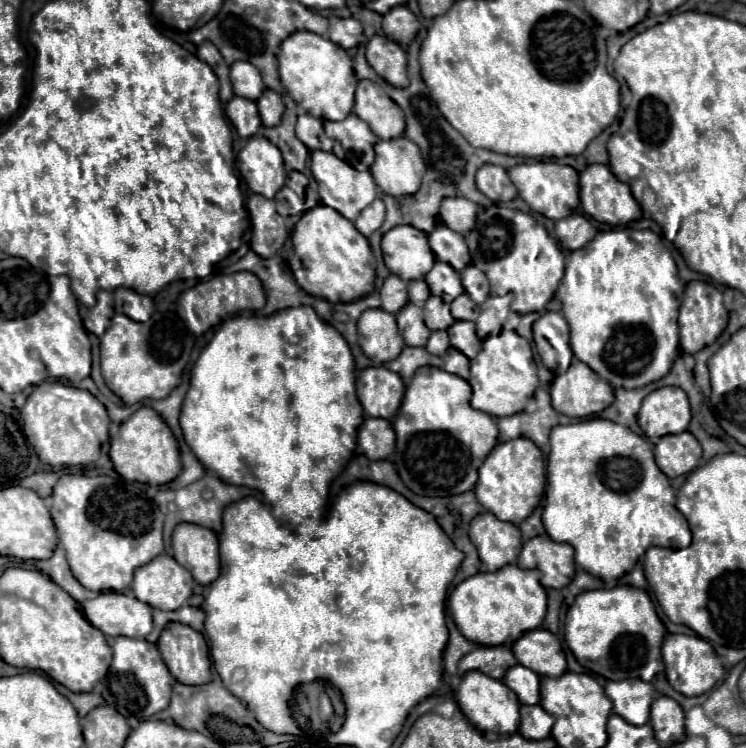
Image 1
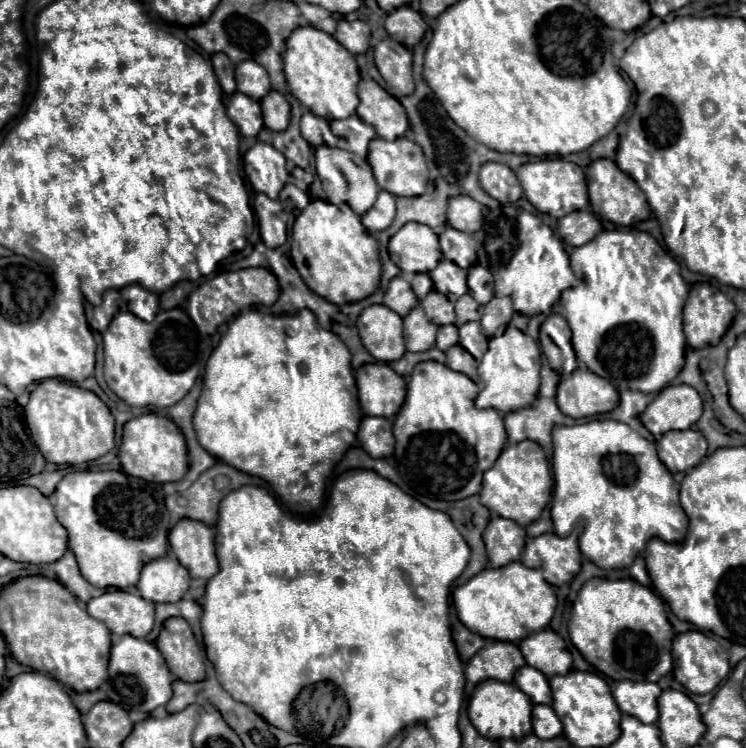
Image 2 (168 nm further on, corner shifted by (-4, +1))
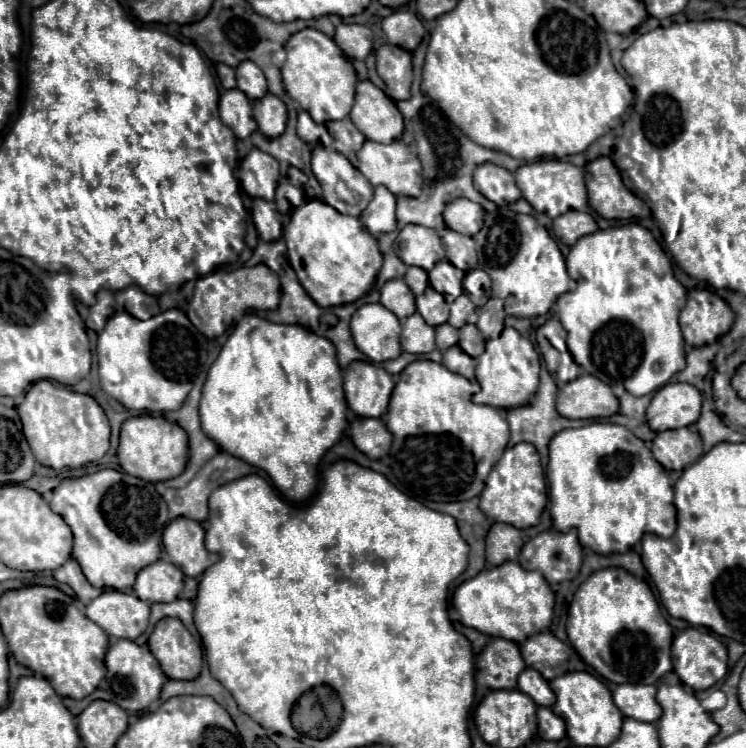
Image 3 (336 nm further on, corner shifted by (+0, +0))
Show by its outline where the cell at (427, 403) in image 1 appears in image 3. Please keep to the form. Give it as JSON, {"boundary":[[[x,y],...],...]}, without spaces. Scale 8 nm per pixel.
{"boundary":[[[413,361],[407,365],[401,375],[399,383],[393,389],[389,411],[385,413],[385,425],[389,433],[395,437],[391,445],[391,459],[399,465],[393,467],[395,477],[405,483],[405,493],[417,501],[465,501],[481,493],[485,479],[491,467],[501,459],[501,453],[509,441],[509,425],[506,421],[506,411],[489,407],[489,405],[475,405],[471,401],[473,386],[480,386],[475,381],[467,381],[465,377],[445,369],[445,365],[435,361]]]}

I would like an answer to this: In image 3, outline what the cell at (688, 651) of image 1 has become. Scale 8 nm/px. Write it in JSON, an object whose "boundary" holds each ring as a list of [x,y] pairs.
{"boundary":[[[689,627],[675,635],[671,645],[671,657],[673,671],[679,675],[681,683],[691,687],[693,691],[705,691],[727,675],[727,647],[715,635],[701,629]]]}

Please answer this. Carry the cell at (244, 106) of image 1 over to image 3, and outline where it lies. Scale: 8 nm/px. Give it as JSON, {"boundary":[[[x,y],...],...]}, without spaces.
{"boundary":[[[229,89],[221,95],[219,115],[221,115],[221,121],[227,127],[231,127],[239,139],[249,137],[257,129],[257,123],[253,121],[251,101],[239,89]]]}

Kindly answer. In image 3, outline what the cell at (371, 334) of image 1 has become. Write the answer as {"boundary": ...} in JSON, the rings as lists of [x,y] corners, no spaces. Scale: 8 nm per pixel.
{"boundary":[[[381,303],[359,307],[351,317],[351,333],[357,349],[373,363],[383,363],[401,355],[399,319]]]}

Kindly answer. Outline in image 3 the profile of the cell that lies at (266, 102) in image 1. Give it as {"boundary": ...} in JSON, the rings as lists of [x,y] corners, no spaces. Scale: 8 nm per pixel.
{"boundary":[[[271,93],[253,103],[253,117],[259,125],[259,131],[269,139],[275,139],[285,131],[287,123],[285,103]]]}

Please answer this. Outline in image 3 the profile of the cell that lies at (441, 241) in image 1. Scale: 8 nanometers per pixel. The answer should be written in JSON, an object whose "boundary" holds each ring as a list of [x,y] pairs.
{"boundary":[[[447,229],[445,235],[441,237],[445,257],[463,271],[475,269],[477,267],[477,253],[475,253],[475,241],[467,235],[461,235],[457,231]]]}

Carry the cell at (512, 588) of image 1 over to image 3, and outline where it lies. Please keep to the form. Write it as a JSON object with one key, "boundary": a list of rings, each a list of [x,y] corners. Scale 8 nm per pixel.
{"boundary":[[[507,561],[505,565],[483,569],[473,579],[461,583],[453,593],[452,603],[465,627],[473,627],[491,637],[523,643],[527,637],[549,627],[555,595],[537,571],[525,571],[519,563]]]}

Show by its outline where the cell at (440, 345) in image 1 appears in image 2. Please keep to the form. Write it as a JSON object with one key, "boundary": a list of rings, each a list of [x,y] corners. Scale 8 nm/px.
{"boundary":[[[447,324],[447,326],[441,326],[437,330],[437,348],[439,350],[447,350],[457,342],[459,342],[459,334],[457,334],[457,326],[455,324]]]}

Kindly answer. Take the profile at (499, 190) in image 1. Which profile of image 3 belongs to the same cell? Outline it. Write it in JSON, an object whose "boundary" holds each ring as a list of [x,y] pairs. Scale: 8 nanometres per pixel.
{"boundary":[[[493,163],[477,165],[473,173],[473,185],[481,195],[497,203],[499,207],[511,205],[521,197],[521,191],[517,189],[513,175],[505,167]]]}

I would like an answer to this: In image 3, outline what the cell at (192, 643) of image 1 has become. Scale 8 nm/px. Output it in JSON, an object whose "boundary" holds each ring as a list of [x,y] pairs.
{"boundary":[[[171,617],[161,619],[149,637],[149,649],[169,679],[195,679],[201,671],[201,663],[203,663],[201,643],[191,637],[191,633],[185,629],[185,625],[179,619],[171,619]]]}

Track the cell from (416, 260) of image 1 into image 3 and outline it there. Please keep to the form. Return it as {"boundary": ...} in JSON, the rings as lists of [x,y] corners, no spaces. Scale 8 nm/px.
{"boundary":[[[405,225],[397,235],[393,251],[405,265],[415,265],[425,271],[433,269],[445,257],[439,235],[423,225]]]}

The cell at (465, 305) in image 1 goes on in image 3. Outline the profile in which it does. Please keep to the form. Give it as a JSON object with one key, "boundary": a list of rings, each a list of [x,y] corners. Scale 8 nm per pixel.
{"boundary":[[[461,295],[451,303],[449,325],[459,329],[467,323],[477,323],[477,307],[471,303],[471,299],[467,295]]]}

